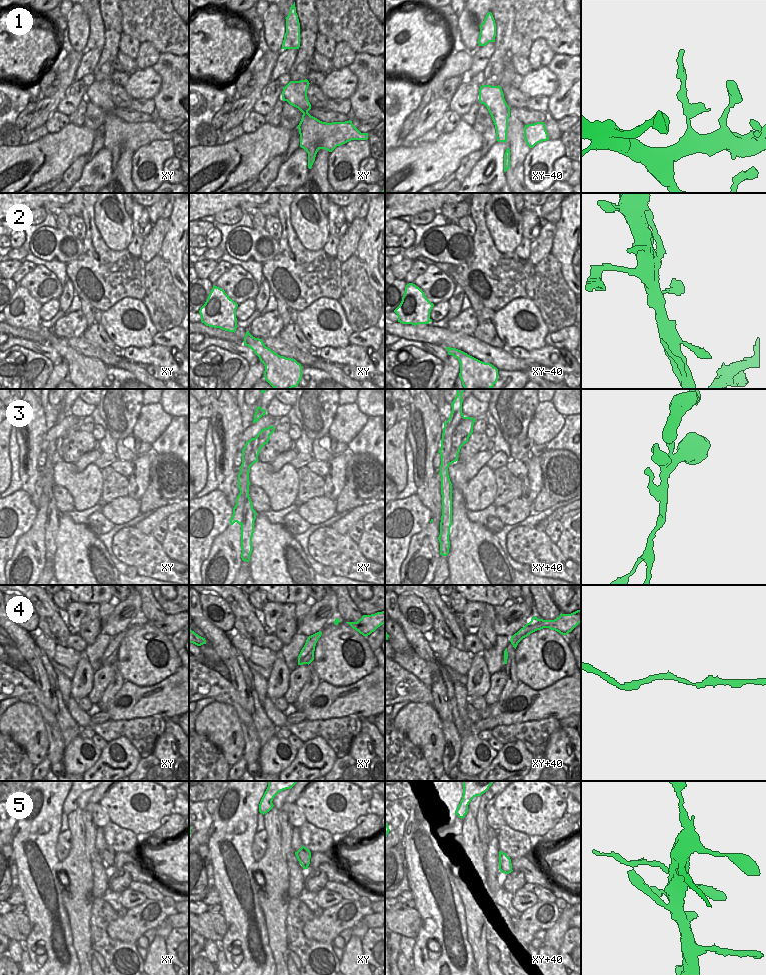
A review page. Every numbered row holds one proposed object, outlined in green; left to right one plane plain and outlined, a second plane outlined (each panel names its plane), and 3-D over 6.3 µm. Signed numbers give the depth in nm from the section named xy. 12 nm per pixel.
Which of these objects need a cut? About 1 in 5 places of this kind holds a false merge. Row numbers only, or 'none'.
1, 3

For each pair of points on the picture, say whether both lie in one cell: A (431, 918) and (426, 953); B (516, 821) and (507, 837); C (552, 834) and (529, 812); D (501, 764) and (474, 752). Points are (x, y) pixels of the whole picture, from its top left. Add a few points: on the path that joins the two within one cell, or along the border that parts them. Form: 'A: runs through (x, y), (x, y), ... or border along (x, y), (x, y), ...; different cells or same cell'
A: runs through (431, 927), (424, 937), (424, 944); same cell
B: border along (507, 824), (511, 828), (522, 831), (530, 836); different cells
C: border along (565, 813), (542, 836); different cells
D: border along (498, 751), (492, 761), (482, 770); different cells

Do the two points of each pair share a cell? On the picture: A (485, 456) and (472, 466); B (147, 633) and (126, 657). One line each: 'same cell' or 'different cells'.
A: same cell
B: same cell

